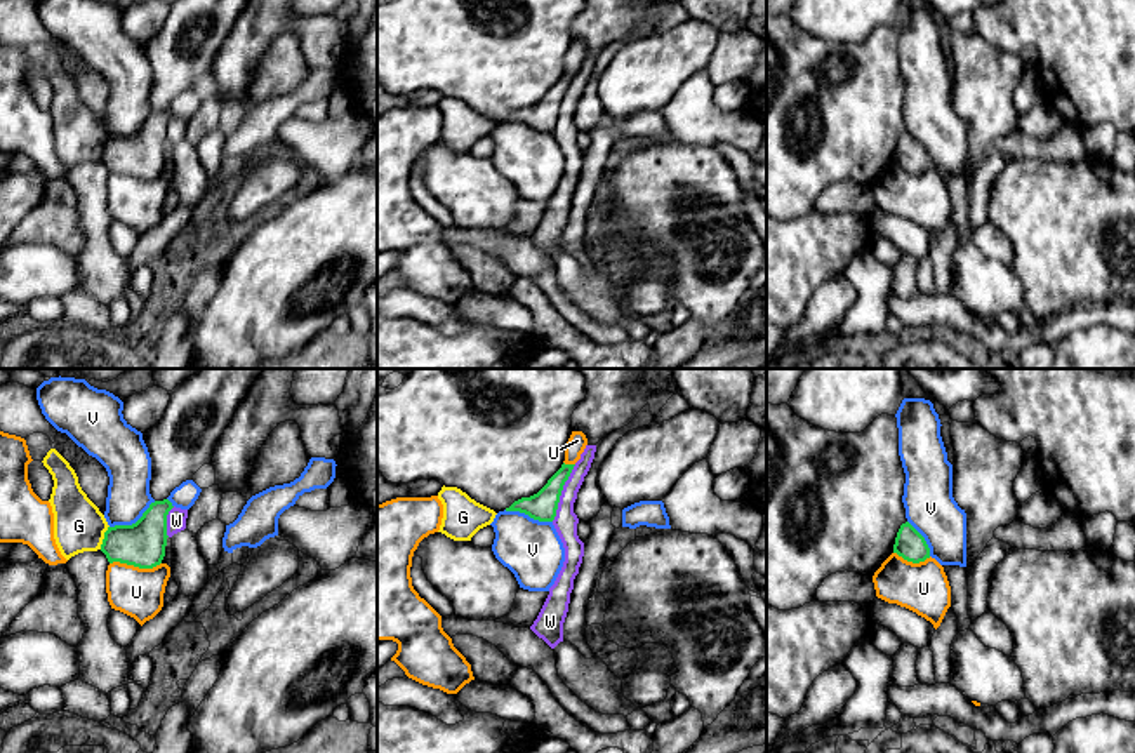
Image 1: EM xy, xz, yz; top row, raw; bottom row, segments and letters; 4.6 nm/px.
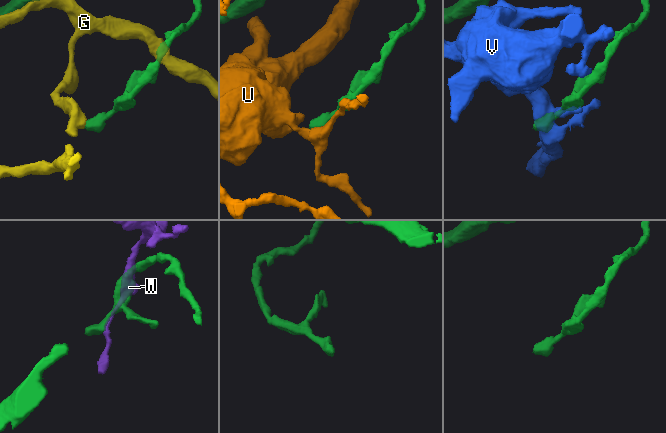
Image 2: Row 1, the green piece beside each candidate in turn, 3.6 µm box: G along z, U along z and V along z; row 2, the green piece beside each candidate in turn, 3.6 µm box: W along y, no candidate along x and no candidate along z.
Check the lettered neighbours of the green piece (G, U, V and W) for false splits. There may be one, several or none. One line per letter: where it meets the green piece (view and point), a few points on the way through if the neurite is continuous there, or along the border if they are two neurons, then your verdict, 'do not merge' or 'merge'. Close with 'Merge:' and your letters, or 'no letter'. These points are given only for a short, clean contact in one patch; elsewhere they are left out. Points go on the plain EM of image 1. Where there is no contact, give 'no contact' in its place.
G: xy (105, 148) | do not merge
U: xy (136, 176) | do not merge
V: xy (132, 134) | do not merge
W: xz (560, 103) | do not merge
Merge: no letter

